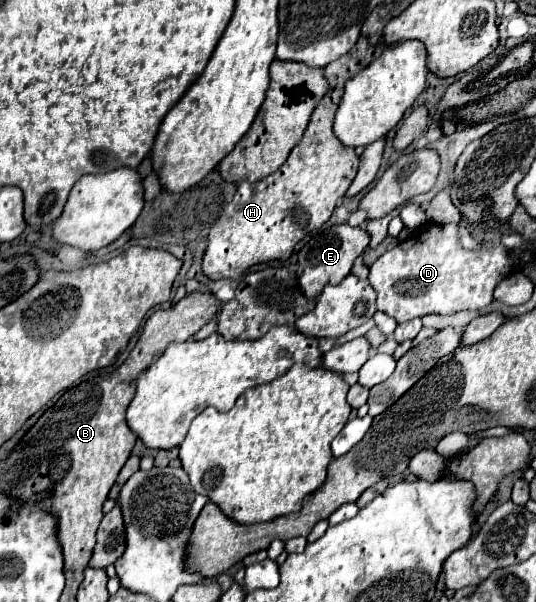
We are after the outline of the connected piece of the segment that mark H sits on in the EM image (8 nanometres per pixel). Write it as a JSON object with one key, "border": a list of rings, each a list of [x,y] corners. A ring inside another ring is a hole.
{"border":[[[359,37],[349,53],[325,67],[329,91],[313,109],[309,125],[287,161],[267,179],[255,183],[241,181],[233,201],[211,227],[209,245],[203,255],[203,273],[209,279],[239,279],[253,265],[289,259],[295,245],[331,217],[337,199],[345,195],[359,167],[355,151],[333,135],[333,115],[343,97],[345,83],[375,61],[381,51],[383,45],[369,45],[367,37]]]}

